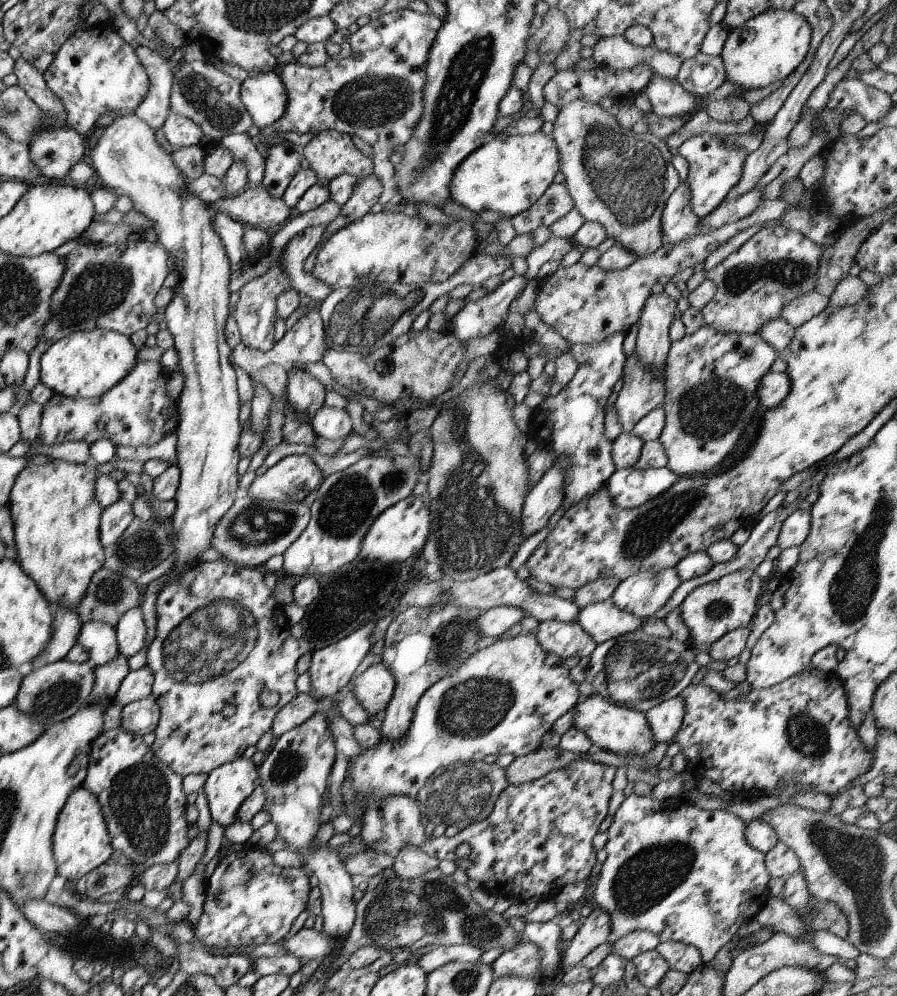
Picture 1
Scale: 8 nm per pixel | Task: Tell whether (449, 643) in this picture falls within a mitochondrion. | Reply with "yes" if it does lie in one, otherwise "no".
yes

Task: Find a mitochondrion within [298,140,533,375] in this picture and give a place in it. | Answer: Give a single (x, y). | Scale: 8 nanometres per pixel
(362, 316)

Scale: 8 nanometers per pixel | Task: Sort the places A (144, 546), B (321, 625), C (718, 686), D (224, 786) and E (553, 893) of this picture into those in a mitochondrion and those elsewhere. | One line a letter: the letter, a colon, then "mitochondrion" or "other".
A: mitochondrion
B: other
C: other
D: other
E: other

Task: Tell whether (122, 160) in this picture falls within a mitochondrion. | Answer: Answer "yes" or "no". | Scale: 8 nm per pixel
yes

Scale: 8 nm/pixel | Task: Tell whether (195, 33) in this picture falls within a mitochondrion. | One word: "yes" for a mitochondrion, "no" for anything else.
no

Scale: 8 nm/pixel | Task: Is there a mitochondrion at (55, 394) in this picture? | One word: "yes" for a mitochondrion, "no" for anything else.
no

